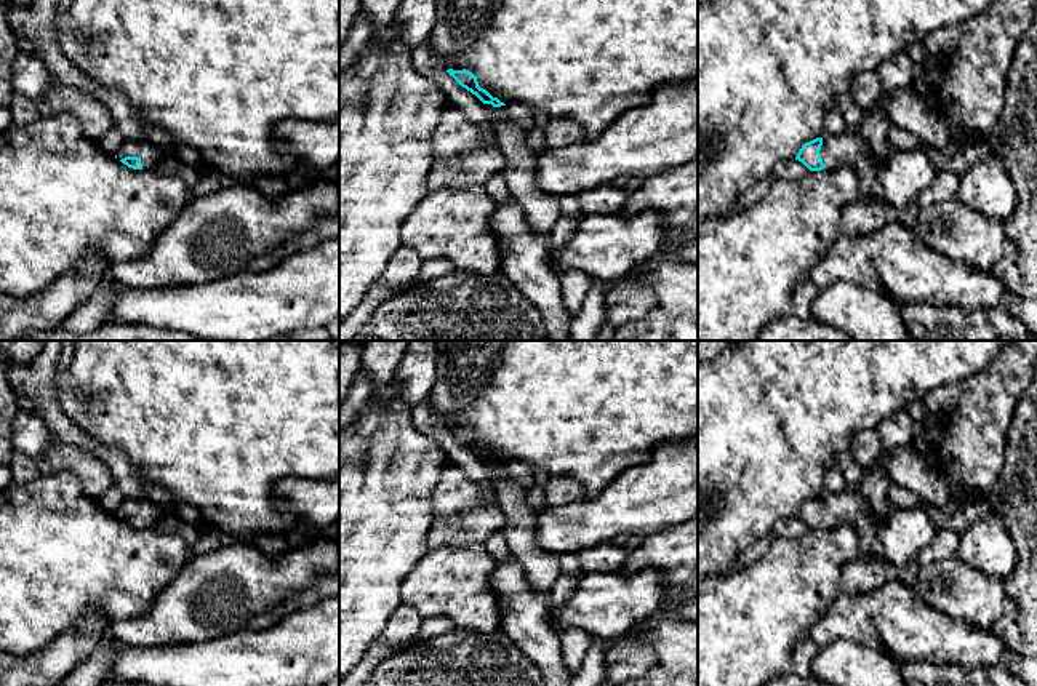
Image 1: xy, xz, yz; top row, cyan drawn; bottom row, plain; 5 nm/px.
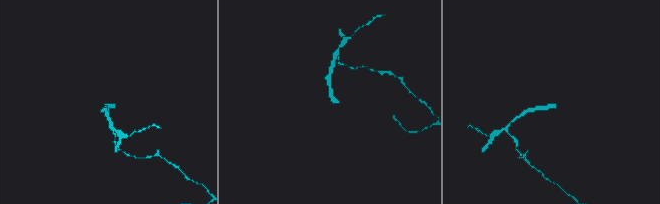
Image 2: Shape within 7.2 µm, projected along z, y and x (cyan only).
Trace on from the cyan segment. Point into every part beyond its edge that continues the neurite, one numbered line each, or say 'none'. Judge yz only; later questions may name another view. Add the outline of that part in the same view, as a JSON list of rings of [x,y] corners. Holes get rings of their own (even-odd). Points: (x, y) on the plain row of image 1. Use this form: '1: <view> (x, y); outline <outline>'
1: yz (839, 509); outline [[[848,488],[839,494],[824,494],[819,512],[824,528],[835,529],[842,524],[855,524],[861,513],[871,515],[871,505],[859,488]]]

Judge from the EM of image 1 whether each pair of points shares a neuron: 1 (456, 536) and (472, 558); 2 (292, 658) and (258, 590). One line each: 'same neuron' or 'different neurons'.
1: different neurons
2: different neurons

